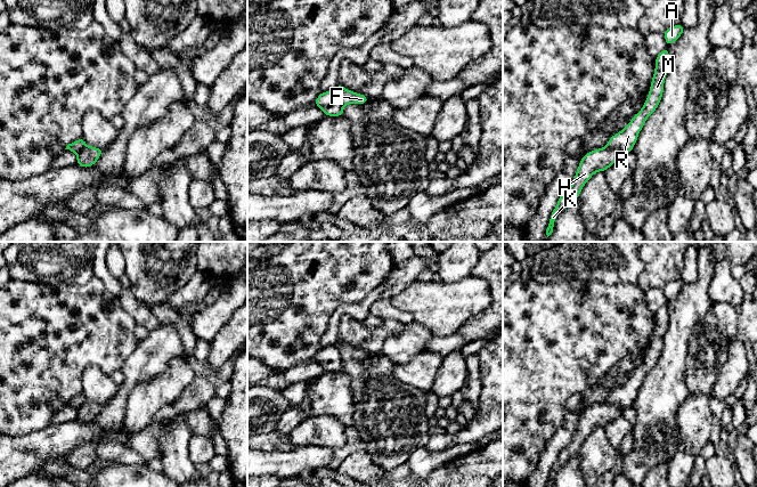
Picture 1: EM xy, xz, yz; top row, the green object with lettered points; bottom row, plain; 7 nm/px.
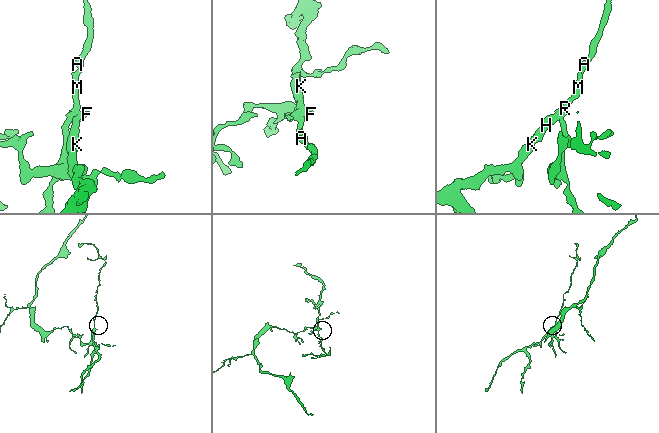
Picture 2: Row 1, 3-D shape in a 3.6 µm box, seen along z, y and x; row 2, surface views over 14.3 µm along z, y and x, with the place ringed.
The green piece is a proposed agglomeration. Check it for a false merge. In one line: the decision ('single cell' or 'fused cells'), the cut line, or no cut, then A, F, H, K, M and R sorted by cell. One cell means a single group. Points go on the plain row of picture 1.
fused cells; cut xz (334, 345), (342, 362); groups A M R / F H K

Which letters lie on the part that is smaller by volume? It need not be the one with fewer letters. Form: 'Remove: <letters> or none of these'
Remove: F, H, K

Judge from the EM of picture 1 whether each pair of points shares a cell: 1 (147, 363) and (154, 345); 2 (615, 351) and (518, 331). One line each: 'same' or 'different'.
1: same
2: same

